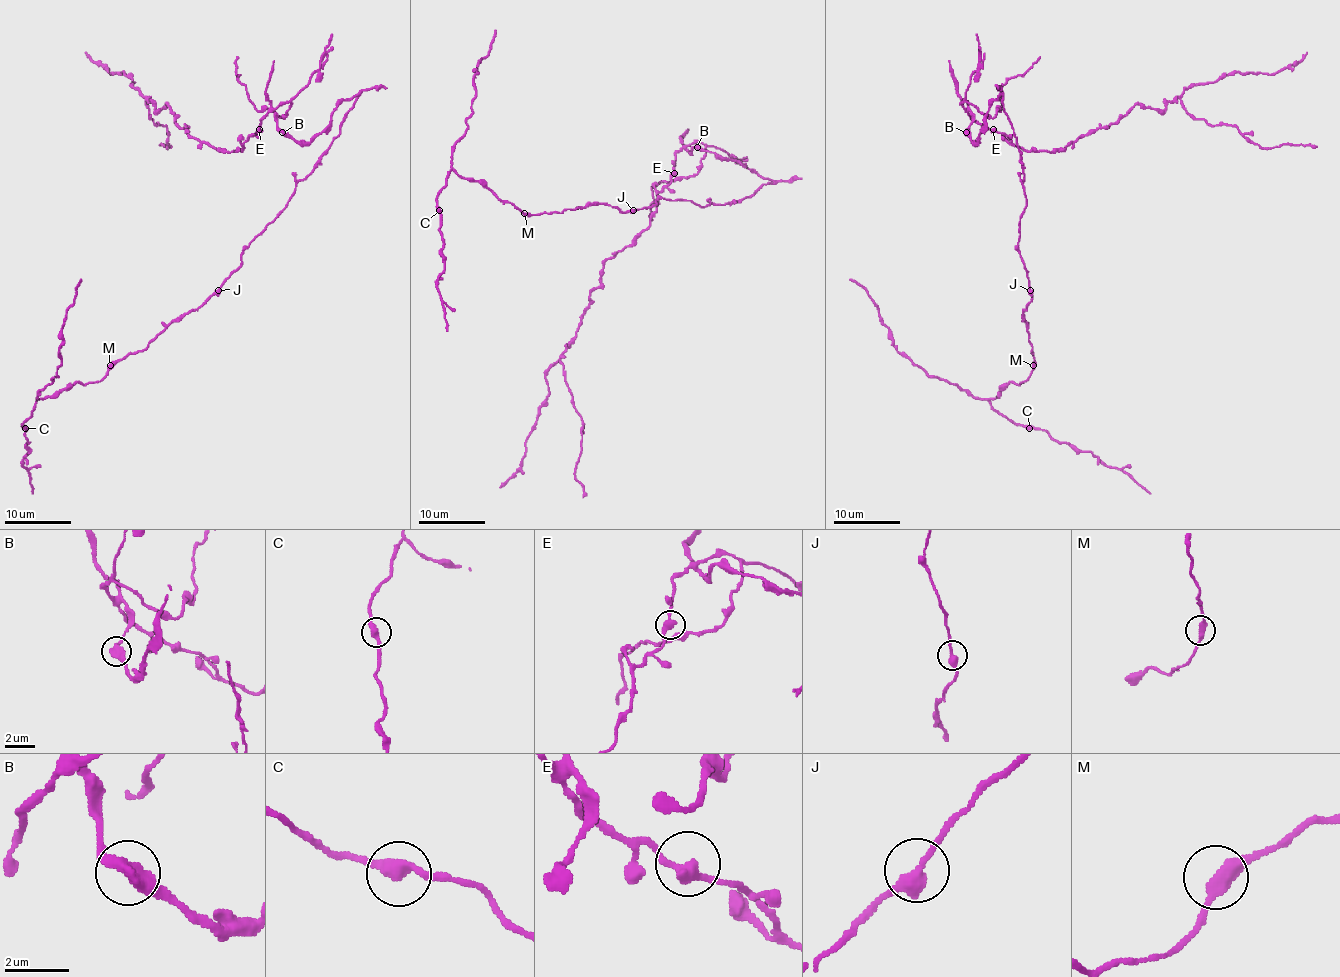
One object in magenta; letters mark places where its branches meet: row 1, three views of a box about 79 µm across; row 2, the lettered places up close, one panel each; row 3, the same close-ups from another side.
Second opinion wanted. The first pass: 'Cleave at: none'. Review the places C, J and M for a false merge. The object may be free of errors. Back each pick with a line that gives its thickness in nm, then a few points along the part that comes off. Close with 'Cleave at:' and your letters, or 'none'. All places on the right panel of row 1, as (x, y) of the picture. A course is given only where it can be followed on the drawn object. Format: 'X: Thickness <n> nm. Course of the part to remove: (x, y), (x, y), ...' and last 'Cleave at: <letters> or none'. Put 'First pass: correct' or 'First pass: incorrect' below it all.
J: Thickness 360 nm. Course of the part to remove: (1029, 290), (1001, 94), (976, 142), (970, 111), (1063, 150), (1179, 99), (1255, 144), (1317, 147)
Cleave at: J
First pass: incorrect

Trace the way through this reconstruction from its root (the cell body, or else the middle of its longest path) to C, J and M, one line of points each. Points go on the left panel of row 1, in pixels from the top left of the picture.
C: (337, 136), (199, 307), (98, 382), (76, 382), (40, 398), (25, 428)
J: (337, 136), (321, 157), (321, 162), (296, 184), (287, 205), (243, 252), (241, 264), (218, 290)
M: (337, 136), (321, 162), (296, 184), (287, 205), (243, 252), (231, 275), (143, 350), (110, 365)

